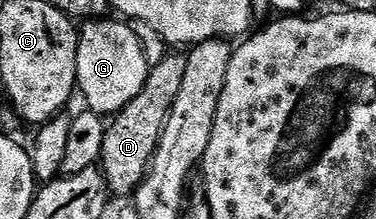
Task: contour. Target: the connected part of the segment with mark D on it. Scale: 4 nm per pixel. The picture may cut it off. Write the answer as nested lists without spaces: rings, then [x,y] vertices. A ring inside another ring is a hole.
[[[186,54],[166,55],[161,62],[152,66],[145,81],[145,89],[141,89],[141,93],[137,93],[137,97],[133,97],[133,101],[129,101],[129,105],[125,105],[125,109],[121,109],[107,123],[101,167],[111,186],[112,196],[134,196],[137,188],[143,184],[143,178],[151,168],[155,150],[161,141],[167,118],[173,109],[173,101],[177,101],[177,93],[181,93],[181,84],[185,82],[186,65]]]

